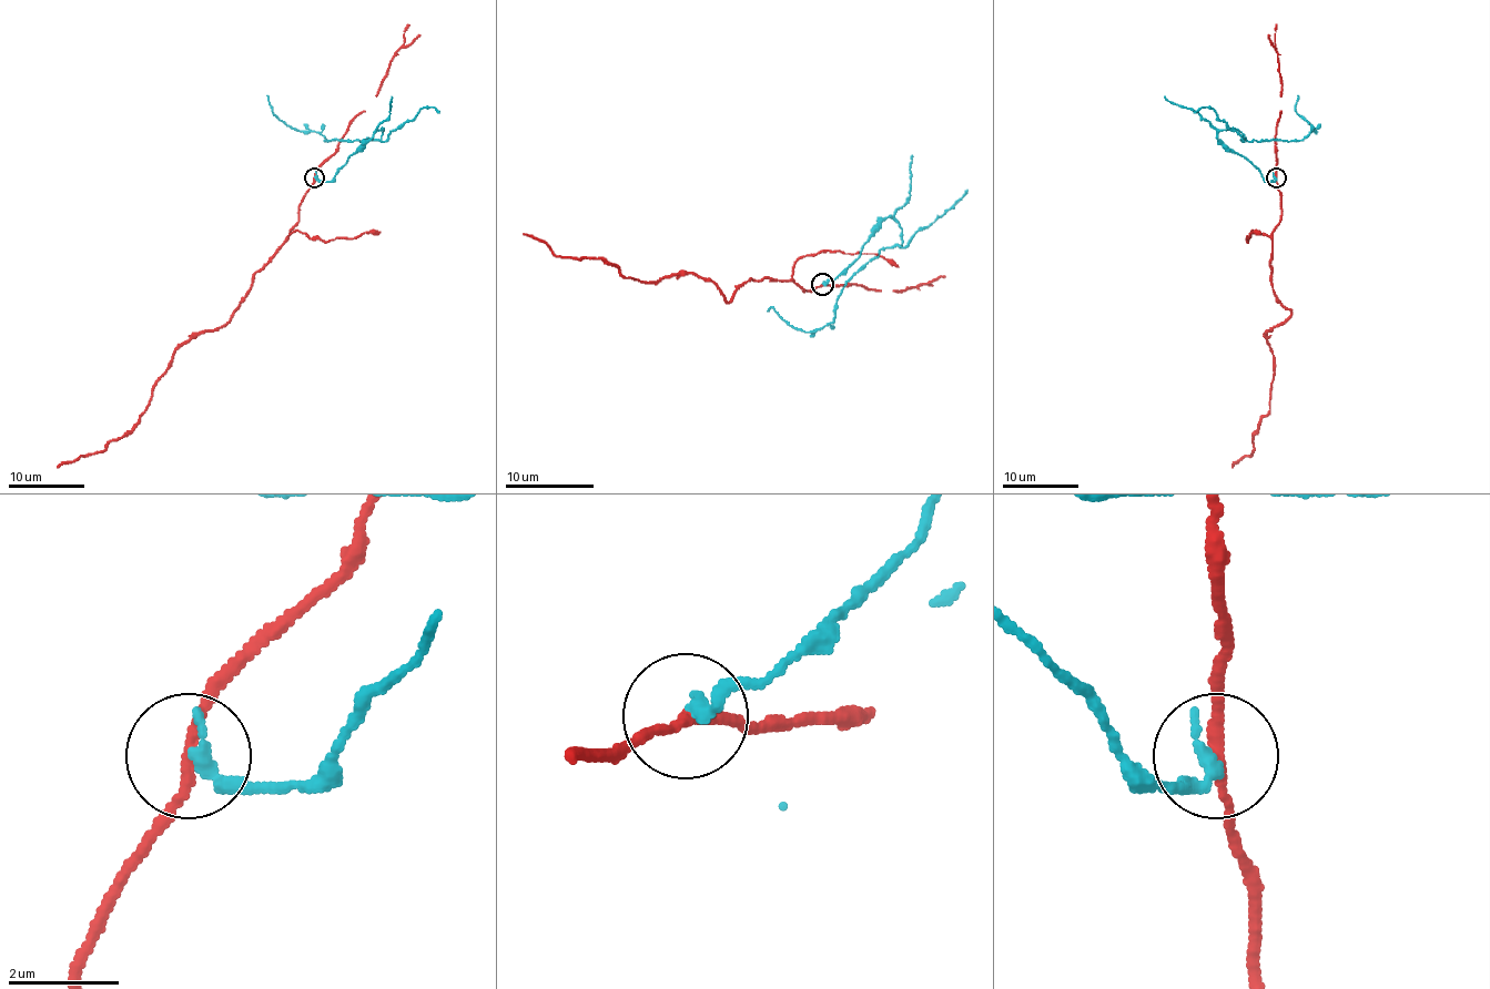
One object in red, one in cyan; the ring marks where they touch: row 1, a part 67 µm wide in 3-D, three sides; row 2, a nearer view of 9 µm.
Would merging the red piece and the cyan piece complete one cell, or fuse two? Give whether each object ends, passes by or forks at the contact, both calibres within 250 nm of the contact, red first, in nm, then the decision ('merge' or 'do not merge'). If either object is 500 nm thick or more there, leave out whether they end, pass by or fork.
red passes by | cyan ends | 180/280 nm | do not merge

